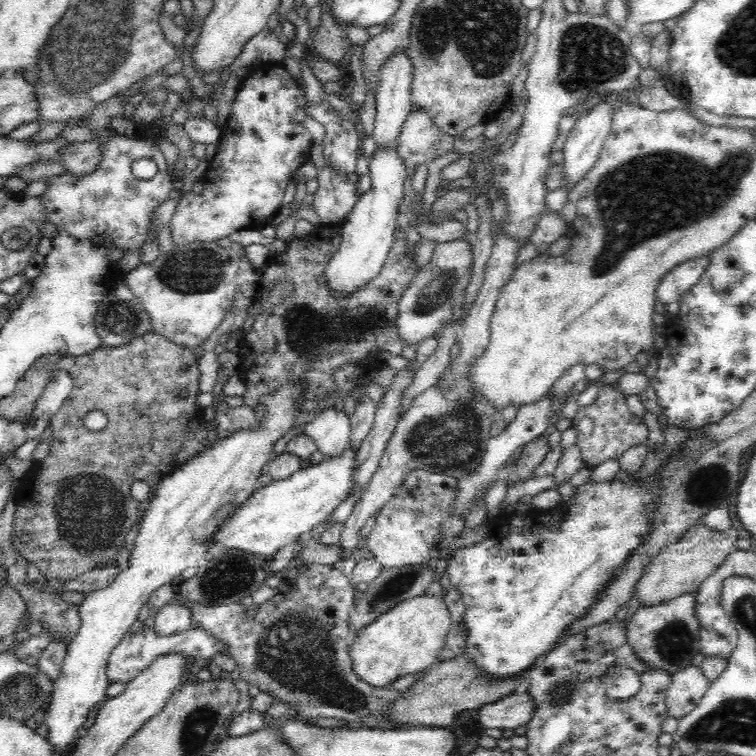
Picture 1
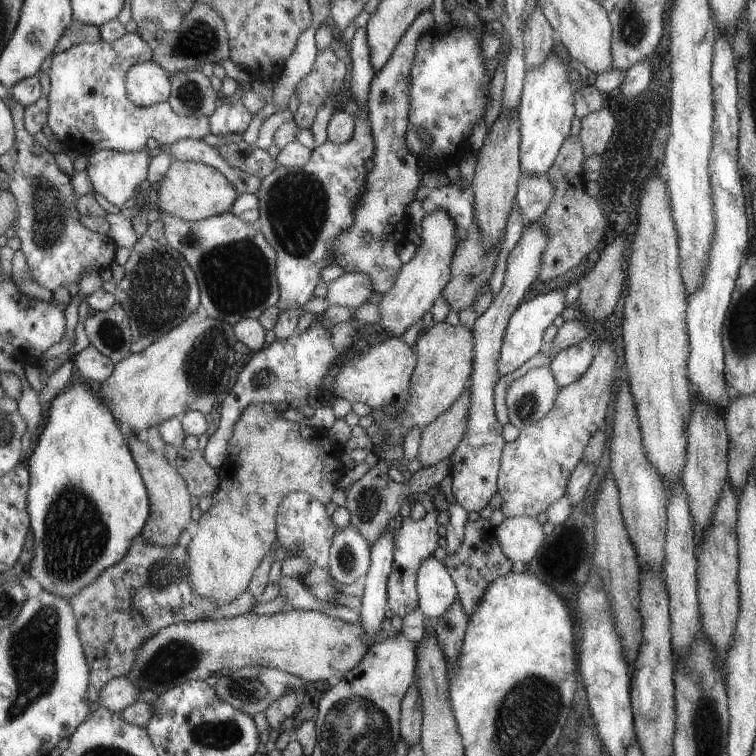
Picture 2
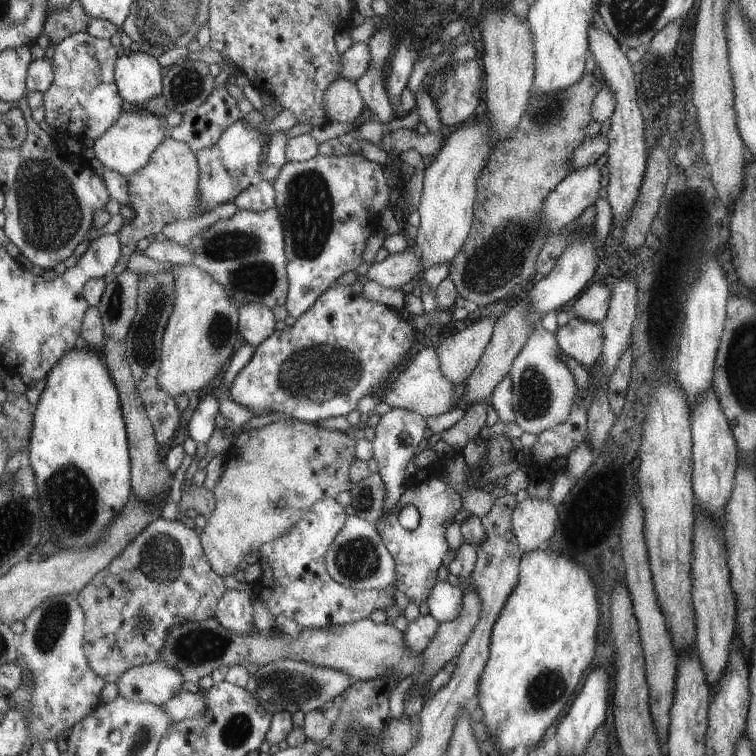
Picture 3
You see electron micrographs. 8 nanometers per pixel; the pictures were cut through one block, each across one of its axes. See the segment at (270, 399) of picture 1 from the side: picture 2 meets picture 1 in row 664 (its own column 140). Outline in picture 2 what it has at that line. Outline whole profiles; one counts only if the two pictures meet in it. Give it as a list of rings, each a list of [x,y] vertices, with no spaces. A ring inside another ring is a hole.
[[[136,63],[128,72],[125,85],[128,95],[138,107],[167,101],[170,98],[170,78],[160,63]]]

